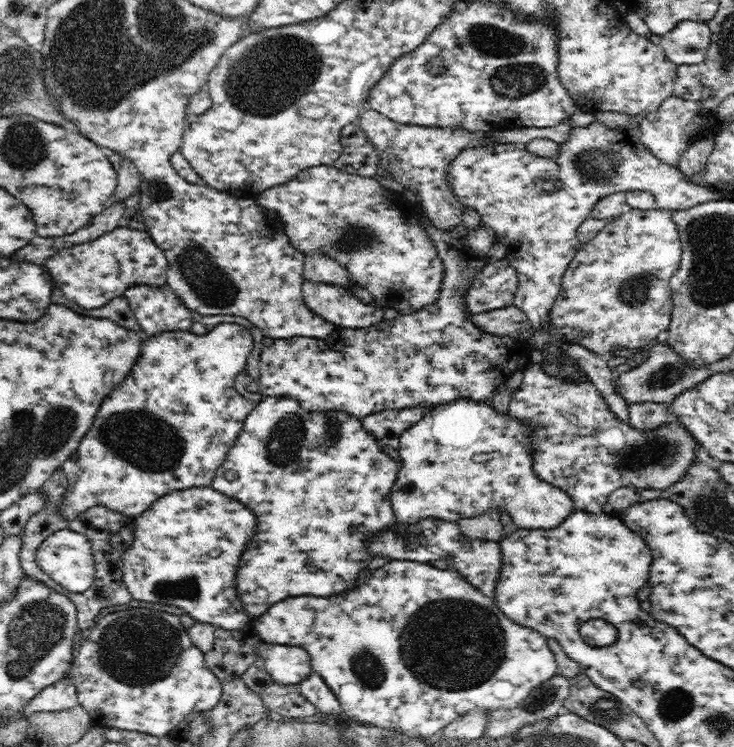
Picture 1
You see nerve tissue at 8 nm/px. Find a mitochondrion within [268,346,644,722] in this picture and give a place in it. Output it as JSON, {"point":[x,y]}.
{"point":[475,655]}

